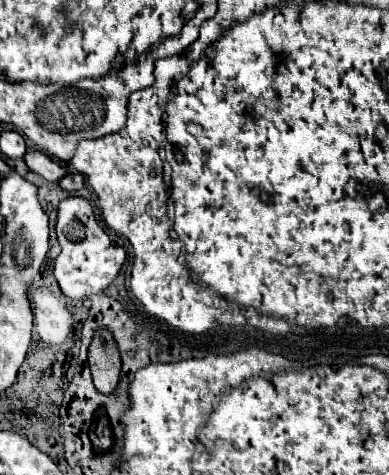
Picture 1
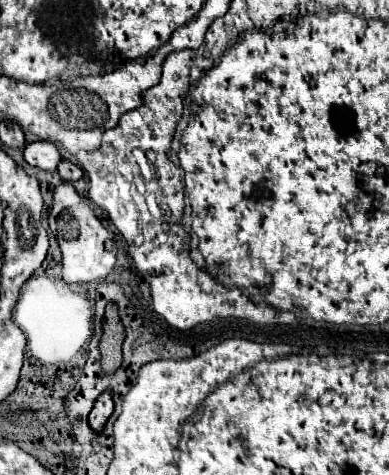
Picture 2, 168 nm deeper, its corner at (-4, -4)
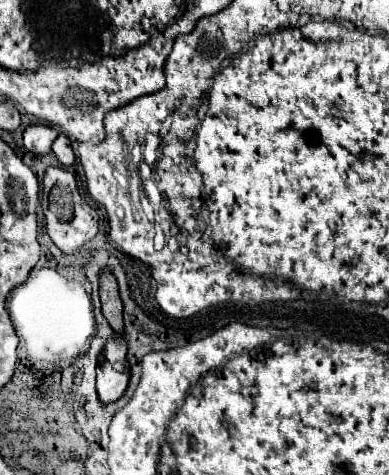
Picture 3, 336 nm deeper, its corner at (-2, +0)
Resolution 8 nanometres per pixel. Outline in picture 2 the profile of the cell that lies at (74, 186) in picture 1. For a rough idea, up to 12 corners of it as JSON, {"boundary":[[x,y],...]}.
{"boundary":[[62,159],[58,175],[74,183],[82,177],[82,169],[72,161]]}

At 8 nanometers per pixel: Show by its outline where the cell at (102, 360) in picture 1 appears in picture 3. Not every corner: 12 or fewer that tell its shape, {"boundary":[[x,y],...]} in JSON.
{"boundary":[[112,273],[100,275],[102,313],[116,335],[124,333],[122,299]]}

